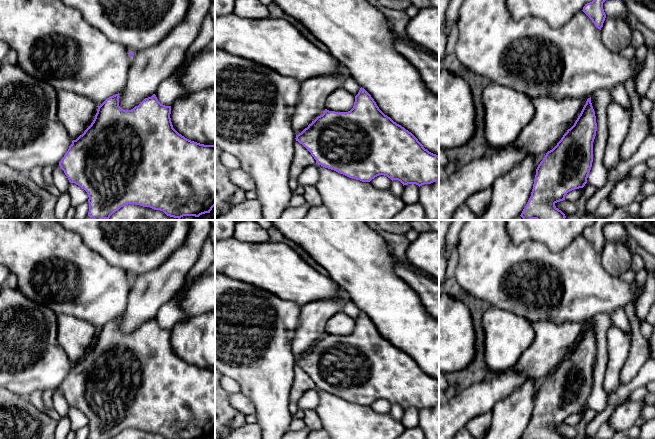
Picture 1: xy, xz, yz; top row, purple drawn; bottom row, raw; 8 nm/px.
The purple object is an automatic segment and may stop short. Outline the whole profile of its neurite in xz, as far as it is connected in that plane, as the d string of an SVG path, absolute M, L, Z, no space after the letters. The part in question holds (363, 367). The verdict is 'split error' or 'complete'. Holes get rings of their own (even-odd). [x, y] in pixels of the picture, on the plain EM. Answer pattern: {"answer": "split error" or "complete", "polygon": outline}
{"answer": "complete", "polygon": "M362 311L355 320L354 330L350 335L335 336L325 333L295 363L311 377L316 388L362 406L370 406L379 399L387 400L392 405L398 404L403 410L416 408L420 411L439 404L439 380L425 373L411 356L385 339Z"}

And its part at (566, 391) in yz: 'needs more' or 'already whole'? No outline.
already whole

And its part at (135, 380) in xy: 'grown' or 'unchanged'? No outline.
unchanged

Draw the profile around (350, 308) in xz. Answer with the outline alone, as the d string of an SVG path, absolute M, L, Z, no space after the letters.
M349 300L344 308L343 308L343 312L345 314L347 314L349 317L351 317L353 320L356 320L360 314L360 310L358 309L358 307L355 305L354 302L352 302L351 300Z

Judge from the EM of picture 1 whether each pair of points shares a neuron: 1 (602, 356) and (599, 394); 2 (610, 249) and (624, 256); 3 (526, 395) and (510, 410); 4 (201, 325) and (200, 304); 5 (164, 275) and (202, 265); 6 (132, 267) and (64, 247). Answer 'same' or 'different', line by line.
1: same
2: same
3: same
4: different
5: different
6: different

